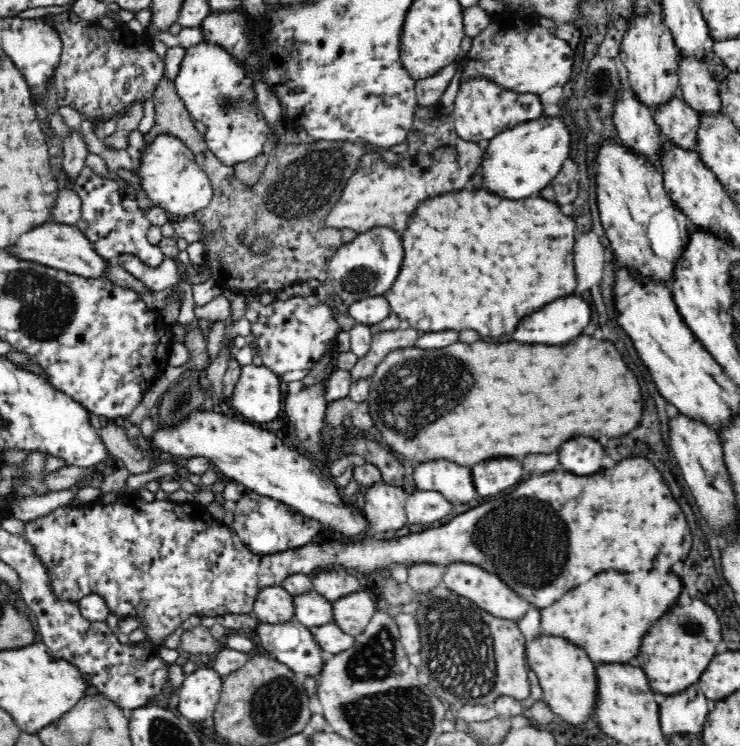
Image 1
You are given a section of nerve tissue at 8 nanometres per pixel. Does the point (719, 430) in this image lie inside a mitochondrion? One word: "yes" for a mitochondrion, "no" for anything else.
no

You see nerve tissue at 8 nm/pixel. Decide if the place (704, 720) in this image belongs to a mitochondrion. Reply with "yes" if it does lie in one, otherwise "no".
no

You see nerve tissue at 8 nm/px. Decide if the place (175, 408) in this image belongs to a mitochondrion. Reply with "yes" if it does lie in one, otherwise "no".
yes

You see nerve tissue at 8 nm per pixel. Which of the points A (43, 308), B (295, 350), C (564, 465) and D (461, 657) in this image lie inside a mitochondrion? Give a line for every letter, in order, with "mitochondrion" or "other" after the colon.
A: mitochondrion
B: other
C: other
D: mitochondrion

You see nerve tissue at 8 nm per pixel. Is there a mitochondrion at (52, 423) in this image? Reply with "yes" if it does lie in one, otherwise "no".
no

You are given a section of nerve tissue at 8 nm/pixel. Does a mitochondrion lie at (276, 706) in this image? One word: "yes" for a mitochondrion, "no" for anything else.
yes

